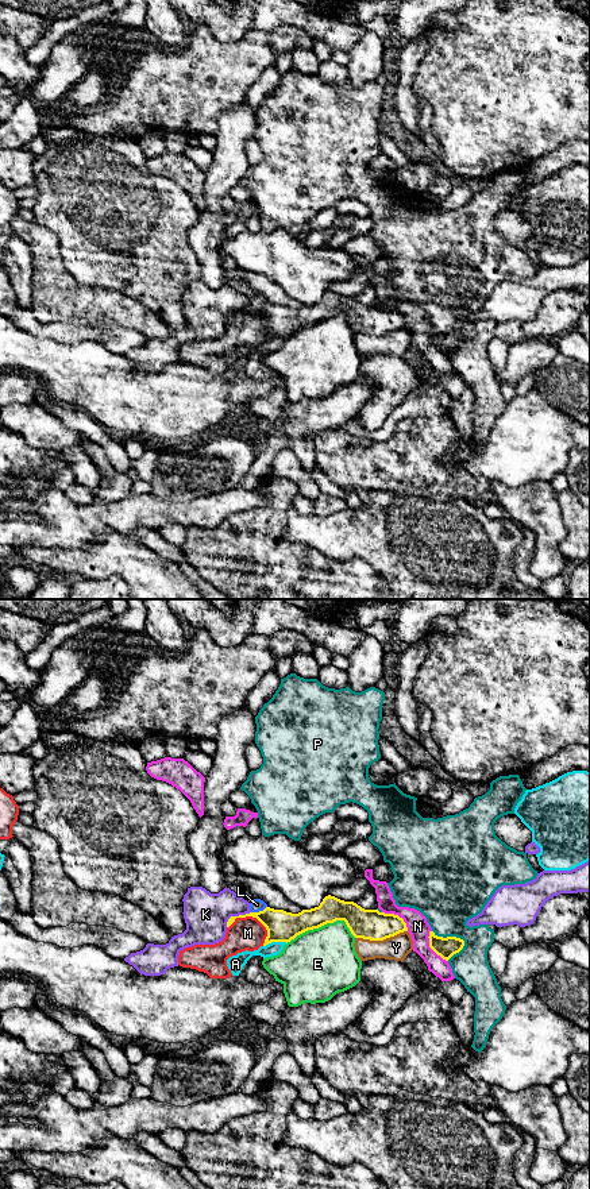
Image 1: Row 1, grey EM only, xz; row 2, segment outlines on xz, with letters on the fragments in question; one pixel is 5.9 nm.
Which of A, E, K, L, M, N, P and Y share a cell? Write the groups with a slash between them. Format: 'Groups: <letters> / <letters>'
Groups: A / E / K / L M / N / P / Y

